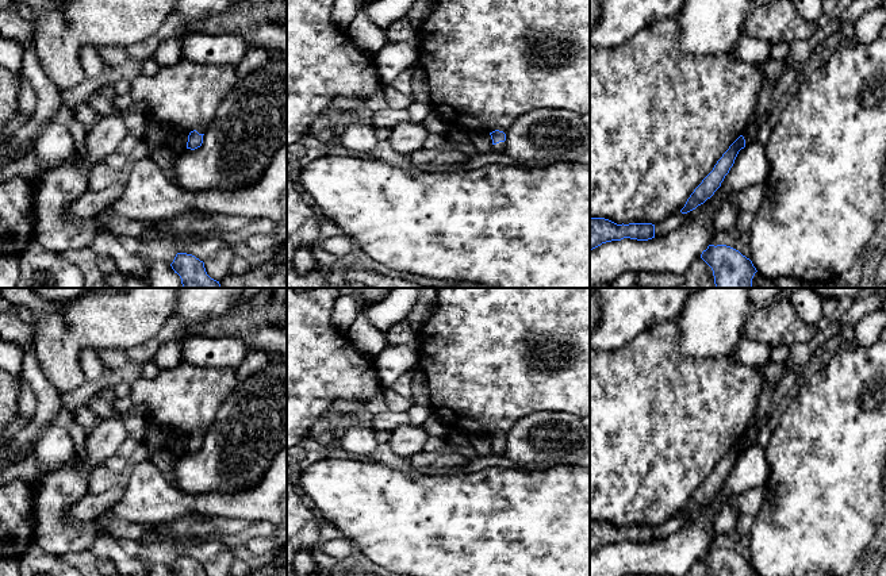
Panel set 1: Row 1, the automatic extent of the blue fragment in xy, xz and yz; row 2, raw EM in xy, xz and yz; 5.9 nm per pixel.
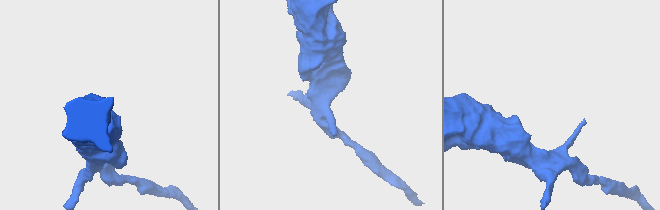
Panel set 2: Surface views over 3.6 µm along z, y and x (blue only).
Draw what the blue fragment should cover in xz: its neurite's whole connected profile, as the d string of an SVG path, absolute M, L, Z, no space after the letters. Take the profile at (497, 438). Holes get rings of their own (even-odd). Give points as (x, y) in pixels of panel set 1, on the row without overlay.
M495 433L490 435L491 442L492 442L492 454L495 456L503 456L505 453L505 443L506 443L506 437L503 434Z

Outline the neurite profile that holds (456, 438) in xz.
M450 430L446 441L456 452L460 446L471 443L469 435L461 430Z

